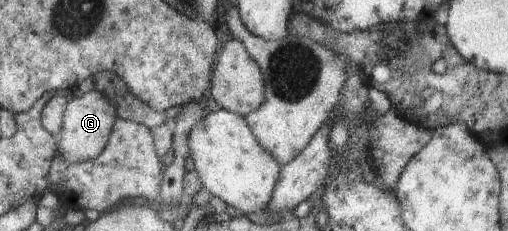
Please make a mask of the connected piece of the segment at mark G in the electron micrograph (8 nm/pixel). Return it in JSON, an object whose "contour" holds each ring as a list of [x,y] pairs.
{"contour":[[[86,92],[81,97],[72,96],[65,111],[63,130],[58,133],[57,150],[67,162],[85,162],[96,159],[108,146],[116,122],[116,108],[99,92]]]}

